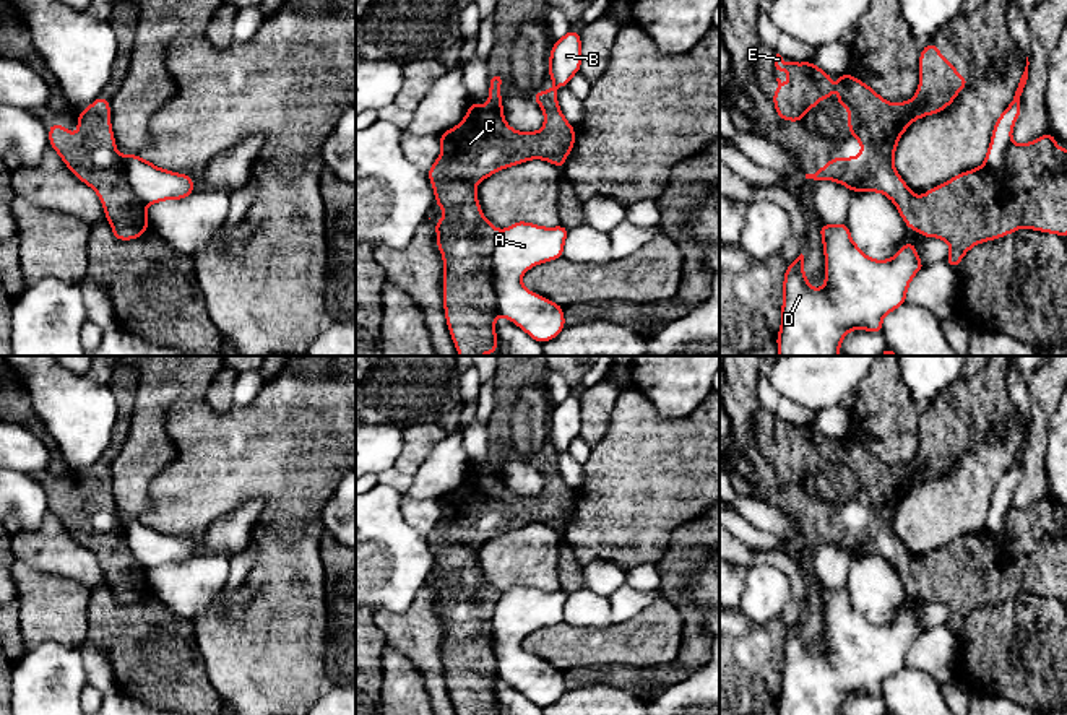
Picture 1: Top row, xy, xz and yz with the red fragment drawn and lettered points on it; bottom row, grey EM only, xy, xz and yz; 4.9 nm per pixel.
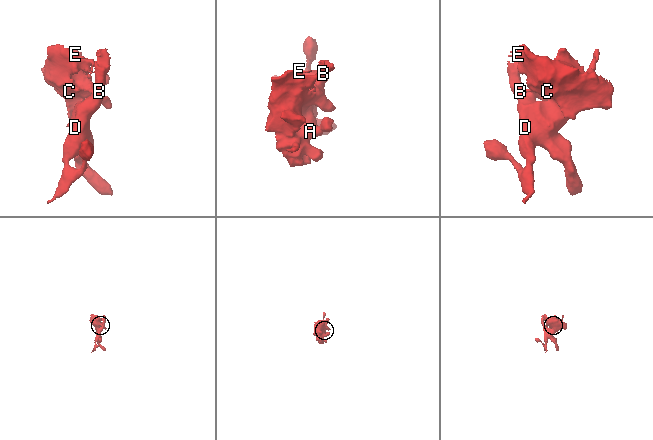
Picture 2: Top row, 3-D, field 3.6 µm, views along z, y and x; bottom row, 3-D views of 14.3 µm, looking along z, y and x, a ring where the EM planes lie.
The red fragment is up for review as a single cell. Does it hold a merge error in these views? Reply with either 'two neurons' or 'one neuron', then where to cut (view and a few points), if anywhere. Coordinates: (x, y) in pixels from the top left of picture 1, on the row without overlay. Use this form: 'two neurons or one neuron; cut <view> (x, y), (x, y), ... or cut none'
two neurons; cut xz (499, 597), (491, 616), (496, 676)

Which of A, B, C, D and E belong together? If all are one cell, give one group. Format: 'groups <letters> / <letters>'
groups A B D / C E

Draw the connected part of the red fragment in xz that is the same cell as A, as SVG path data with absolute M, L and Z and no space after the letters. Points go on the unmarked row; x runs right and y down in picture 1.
M516 585L499 596L490 616L497 678L541 708L565 692L564 671L526 653L521 640L539 627L564 621L568 595L562 588L542 592Z

